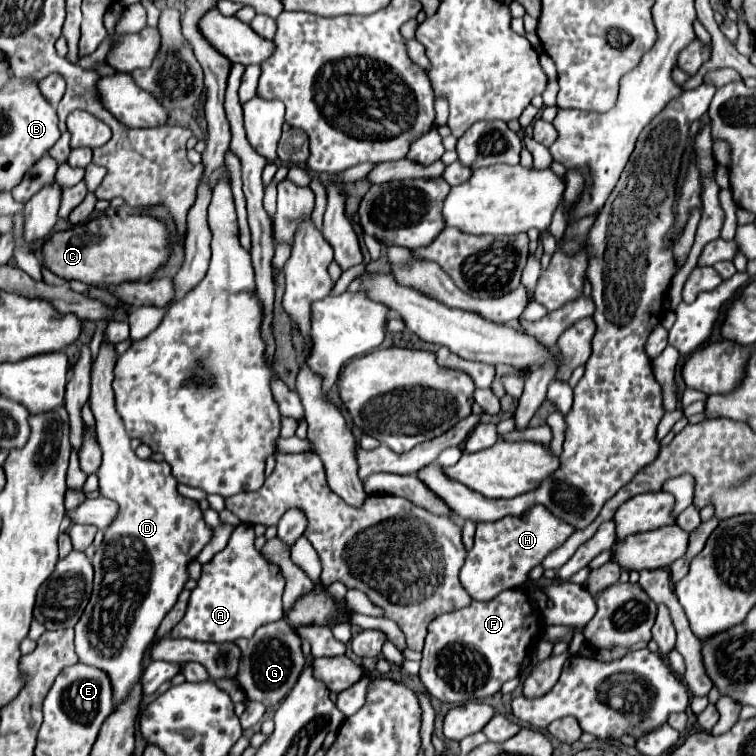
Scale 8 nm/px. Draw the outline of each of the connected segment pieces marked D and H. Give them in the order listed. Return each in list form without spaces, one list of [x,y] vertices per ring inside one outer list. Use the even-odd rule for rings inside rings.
[[[103,342],[91,368],[89,404],[95,416],[97,440],[103,450],[103,462],[95,472],[99,478],[99,492],[105,498],[115,500],[119,504],[119,512],[113,524],[105,530],[105,540],[101,542],[101,546],[93,556],[95,584],[93,584],[91,600],[81,620],[75,626],[75,652],[79,656],[79,662],[109,672],[109,678],[113,682],[113,696],[115,700],[123,700],[129,694],[131,686],[141,676],[141,662],[143,662],[145,650],[155,638],[155,632],[161,620],[173,608],[173,604],[177,602],[177,596],[183,592],[185,582],[189,580],[187,566],[197,558],[197,554],[205,548],[205,544],[211,542],[213,530],[205,524],[199,502],[185,498],[177,492],[177,480],[171,476],[169,464],[155,462],[155,460],[141,460],[135,454],[135,450],[129,446],[129,436],[123,428],[121,416],[115,410],[115,398],[111,388],[115,360],[117,360],[115,346]]]
[[[535,506],[521,518],[507,516],[497,522],[479,522],[475,544],[459,574],[461,584],[473,600],[491,600],[503,590],[523,586],[529,580],[529,572],[539,566],[549,552],[557,550],[573,532],[573,526],[557,520],[543,506]]]

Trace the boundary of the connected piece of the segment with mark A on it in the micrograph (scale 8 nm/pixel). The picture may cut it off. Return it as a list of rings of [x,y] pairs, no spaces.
[[[241,524],[233,530],[227,548],[221,550],[211,562],[203,564],[203,574],[189,598],[187,612],[183,620],[171,630],[169,634],[171,638],[191,638],[191,640],[203,640],[203,642],[227,642],[237,638],[251,638],[259,626],[283,618],[281,596],[285,588],[285,578],[277,564],[271,564],[263,558],[263,554],[253,546],[253,540],[255,540],[253,526]]]

